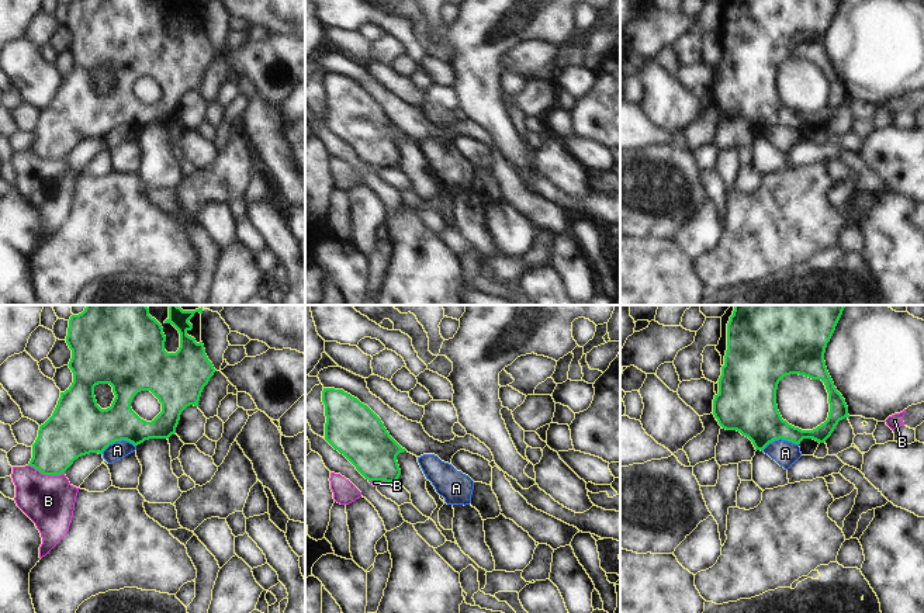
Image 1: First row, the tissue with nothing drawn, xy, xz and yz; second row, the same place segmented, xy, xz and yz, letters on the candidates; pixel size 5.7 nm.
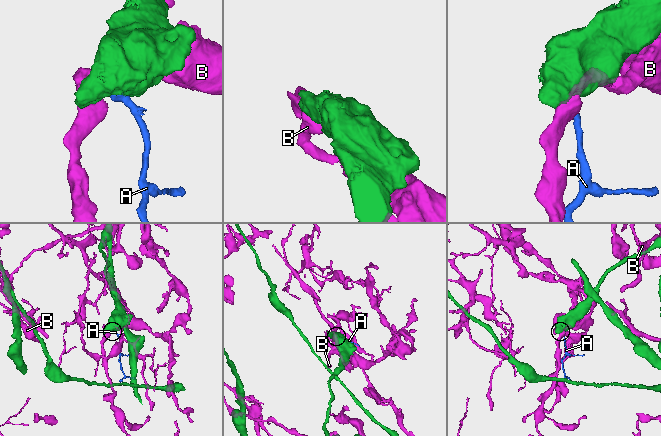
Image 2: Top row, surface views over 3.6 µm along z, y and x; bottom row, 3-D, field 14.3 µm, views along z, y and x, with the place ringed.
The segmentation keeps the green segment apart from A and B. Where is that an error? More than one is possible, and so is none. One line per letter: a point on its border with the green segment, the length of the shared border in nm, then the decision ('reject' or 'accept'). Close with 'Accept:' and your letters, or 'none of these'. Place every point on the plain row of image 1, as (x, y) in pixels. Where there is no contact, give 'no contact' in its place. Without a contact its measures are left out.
A: yz (779, 123) | 220 nm | reject
B: xy (47, 159) | 220 nm | reject
Accept: none of these

